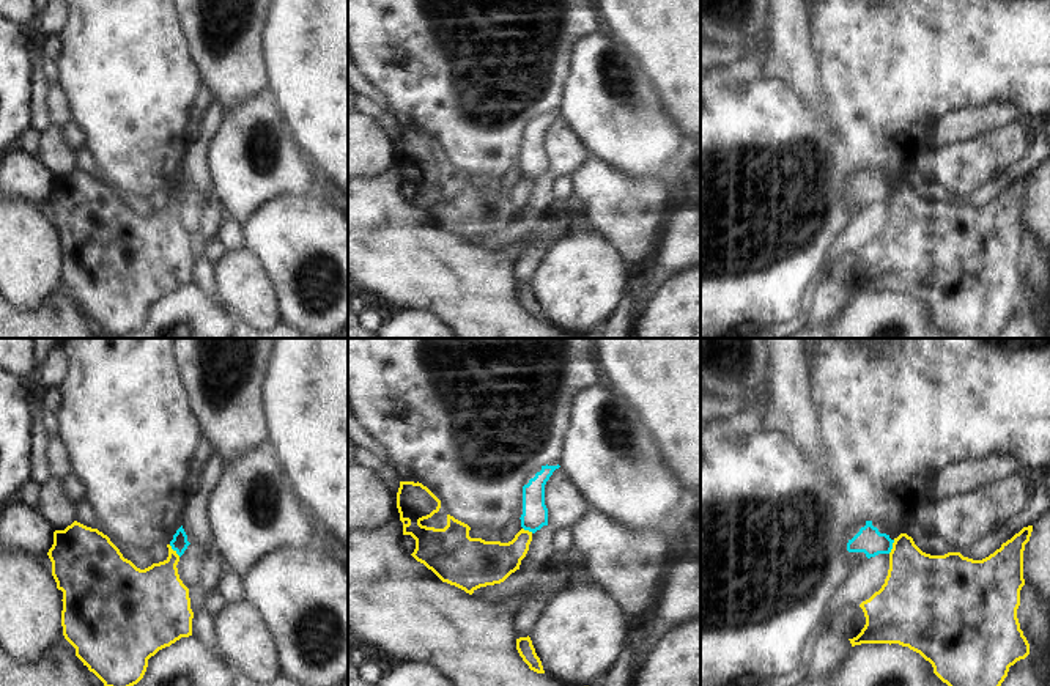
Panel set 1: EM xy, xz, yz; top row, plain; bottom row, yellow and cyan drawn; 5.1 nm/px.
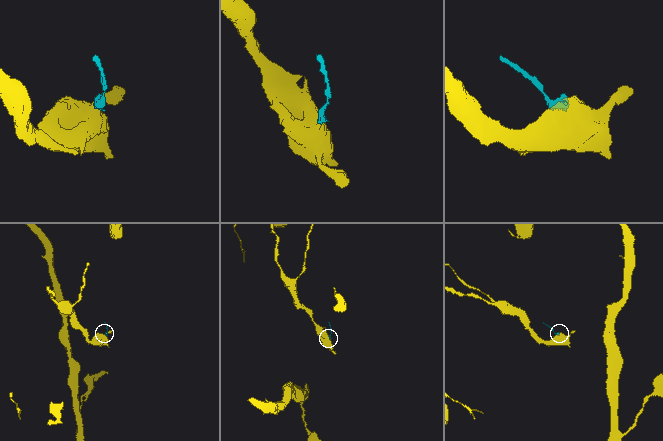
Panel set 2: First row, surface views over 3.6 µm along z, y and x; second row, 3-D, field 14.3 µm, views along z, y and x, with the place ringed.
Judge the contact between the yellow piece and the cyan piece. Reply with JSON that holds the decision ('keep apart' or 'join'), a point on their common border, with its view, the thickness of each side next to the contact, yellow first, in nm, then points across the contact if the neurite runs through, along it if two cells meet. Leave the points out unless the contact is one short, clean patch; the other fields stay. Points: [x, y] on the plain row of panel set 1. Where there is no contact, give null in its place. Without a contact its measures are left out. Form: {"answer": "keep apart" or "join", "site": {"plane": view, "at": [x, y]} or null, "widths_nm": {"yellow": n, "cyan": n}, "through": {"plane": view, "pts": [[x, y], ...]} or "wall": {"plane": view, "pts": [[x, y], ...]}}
{"answer": "keep apart", "site": {"plane": "xy", "at": [175, 199]}, "widths_nm": {"yellow": 300, "cyan": 90}, "wall": {"plane": "xy", "pts": [[169, 192], [180, 203]]}}

